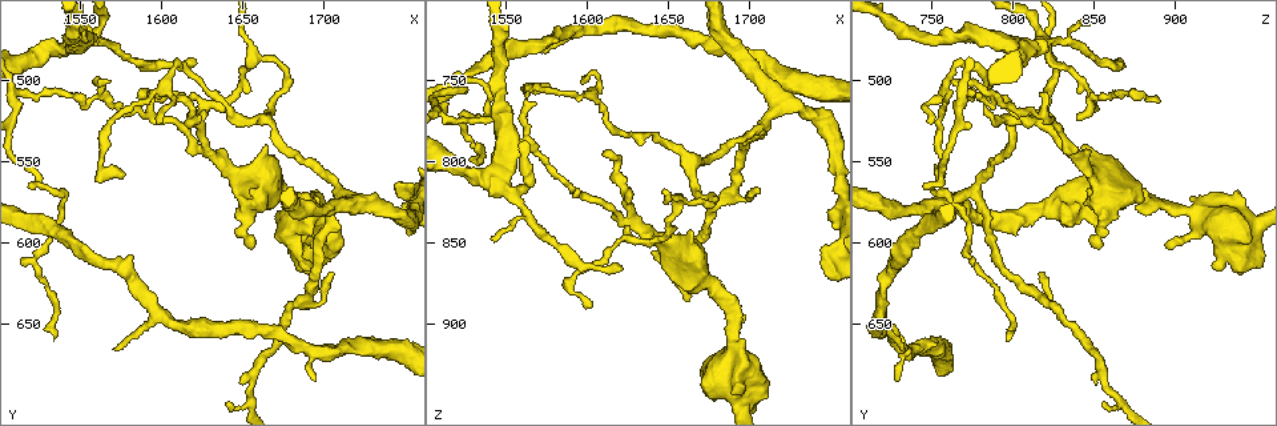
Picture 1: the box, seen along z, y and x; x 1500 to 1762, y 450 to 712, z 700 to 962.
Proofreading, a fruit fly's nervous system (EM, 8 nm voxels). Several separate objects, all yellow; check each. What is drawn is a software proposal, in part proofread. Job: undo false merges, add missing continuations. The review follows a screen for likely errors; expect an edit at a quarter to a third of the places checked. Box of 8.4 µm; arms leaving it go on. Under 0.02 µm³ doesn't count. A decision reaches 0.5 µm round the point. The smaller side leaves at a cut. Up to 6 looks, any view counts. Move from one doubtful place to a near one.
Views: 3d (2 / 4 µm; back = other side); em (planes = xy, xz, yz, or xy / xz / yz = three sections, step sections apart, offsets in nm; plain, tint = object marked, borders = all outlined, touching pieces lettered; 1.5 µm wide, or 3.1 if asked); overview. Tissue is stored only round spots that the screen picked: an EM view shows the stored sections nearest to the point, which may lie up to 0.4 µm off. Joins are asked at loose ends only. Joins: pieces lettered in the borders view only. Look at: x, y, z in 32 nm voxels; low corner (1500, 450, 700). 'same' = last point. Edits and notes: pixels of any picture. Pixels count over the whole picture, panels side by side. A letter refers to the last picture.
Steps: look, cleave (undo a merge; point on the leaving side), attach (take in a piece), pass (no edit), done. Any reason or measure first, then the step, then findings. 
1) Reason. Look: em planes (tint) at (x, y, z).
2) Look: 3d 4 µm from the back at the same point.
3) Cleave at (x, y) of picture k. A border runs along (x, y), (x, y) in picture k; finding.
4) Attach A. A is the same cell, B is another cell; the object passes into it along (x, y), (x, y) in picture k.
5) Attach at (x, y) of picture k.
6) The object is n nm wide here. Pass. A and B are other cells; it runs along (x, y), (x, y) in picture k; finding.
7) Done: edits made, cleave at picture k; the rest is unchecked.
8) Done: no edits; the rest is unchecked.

Abrupt turn. Look: em xy step 4 (borders) at (1610, 486, 766).

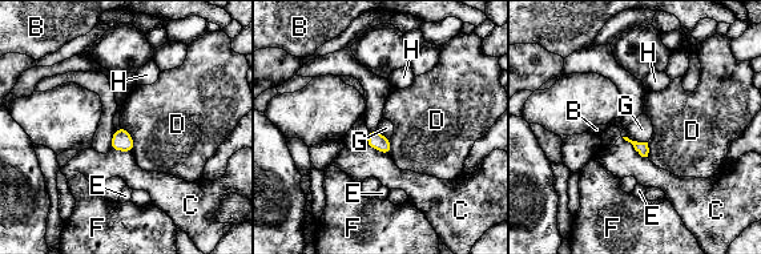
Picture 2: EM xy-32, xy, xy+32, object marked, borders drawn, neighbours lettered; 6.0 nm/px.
Pass. B, C, D, E, F, G and H are other cells; a border runs along (120, 125), (132, 137), (132, 152) in picture 2; one neuron here.

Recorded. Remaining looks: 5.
Thin end. Look: 3d 4 µm at (1622, 488, 868).

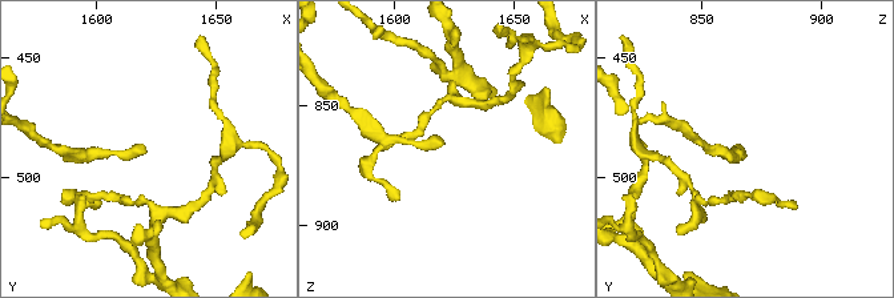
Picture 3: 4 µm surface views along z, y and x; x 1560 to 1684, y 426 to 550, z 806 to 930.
Look: em xy step 8 (borders) at (1621, 490, 866).

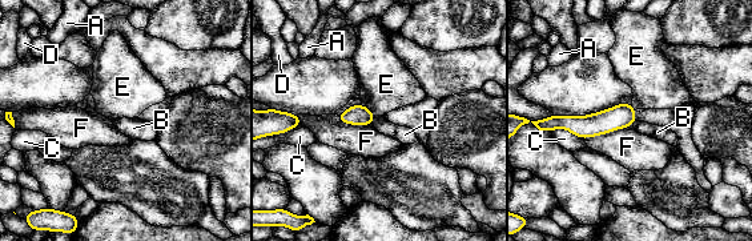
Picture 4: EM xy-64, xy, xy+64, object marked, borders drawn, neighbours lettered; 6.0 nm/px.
Another direction. Look: em planes (borders) at the same point.

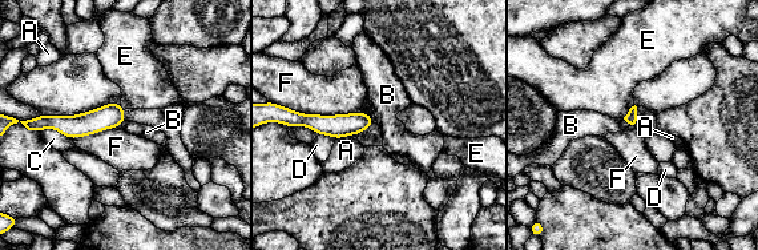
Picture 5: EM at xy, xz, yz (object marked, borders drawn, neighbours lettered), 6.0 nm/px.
The longest contact is with F, 420 nm. Pass. A, B, C, D, E and F are other cells; no lettered piece goes on from it.

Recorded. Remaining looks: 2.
Two arms in line, one across. Look: em xy step 4 (tint) at (1626, 540, 834).

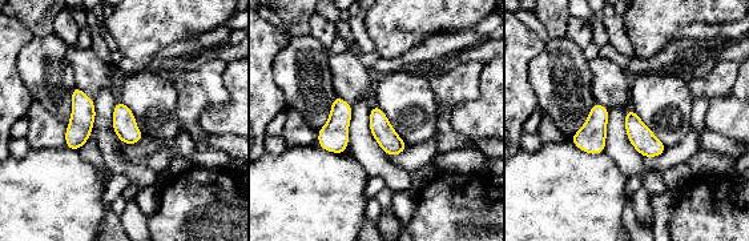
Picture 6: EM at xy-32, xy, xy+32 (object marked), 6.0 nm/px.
Another direction. Look: em planes (borders) at the same point.

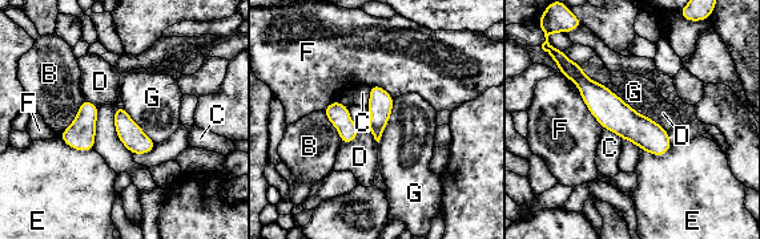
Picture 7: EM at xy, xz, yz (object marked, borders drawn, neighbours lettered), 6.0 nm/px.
Pass. B, C, D, E, F and G are other cells; continuous, no second neuron.

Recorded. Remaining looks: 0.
Done: no edits; the rest is unchecked.

